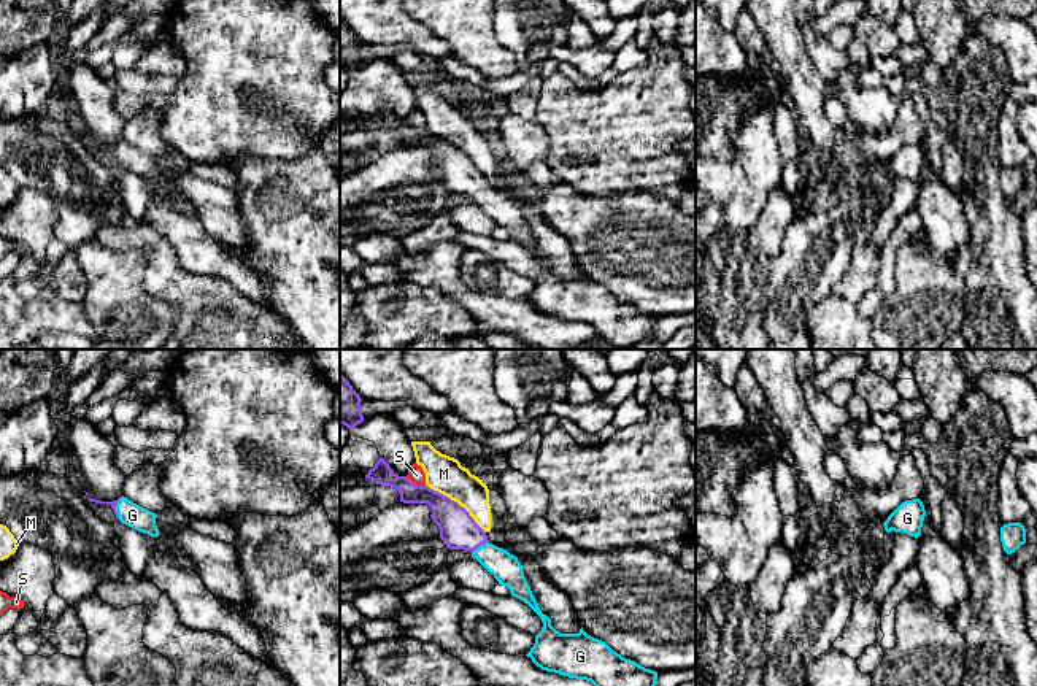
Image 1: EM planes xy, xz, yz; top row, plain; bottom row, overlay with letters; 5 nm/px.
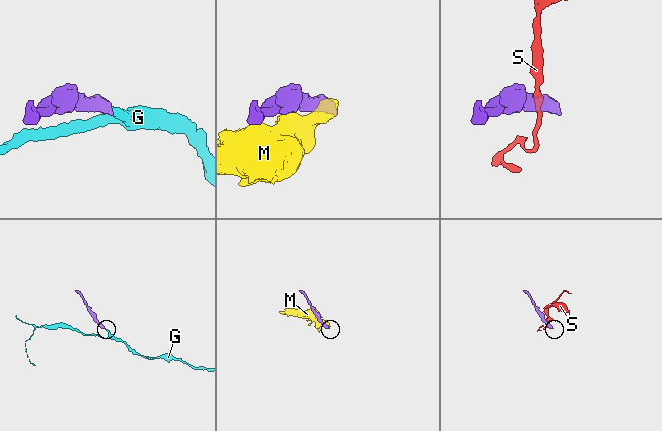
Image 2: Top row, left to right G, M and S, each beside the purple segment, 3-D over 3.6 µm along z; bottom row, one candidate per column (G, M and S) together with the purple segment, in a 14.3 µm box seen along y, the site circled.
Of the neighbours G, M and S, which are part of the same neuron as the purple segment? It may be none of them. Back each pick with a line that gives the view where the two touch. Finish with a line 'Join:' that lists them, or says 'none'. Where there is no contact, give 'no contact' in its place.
G: xy
Join: G

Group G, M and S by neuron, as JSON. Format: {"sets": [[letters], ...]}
{"sets": [["G"], ["M"], ["S"]]}

